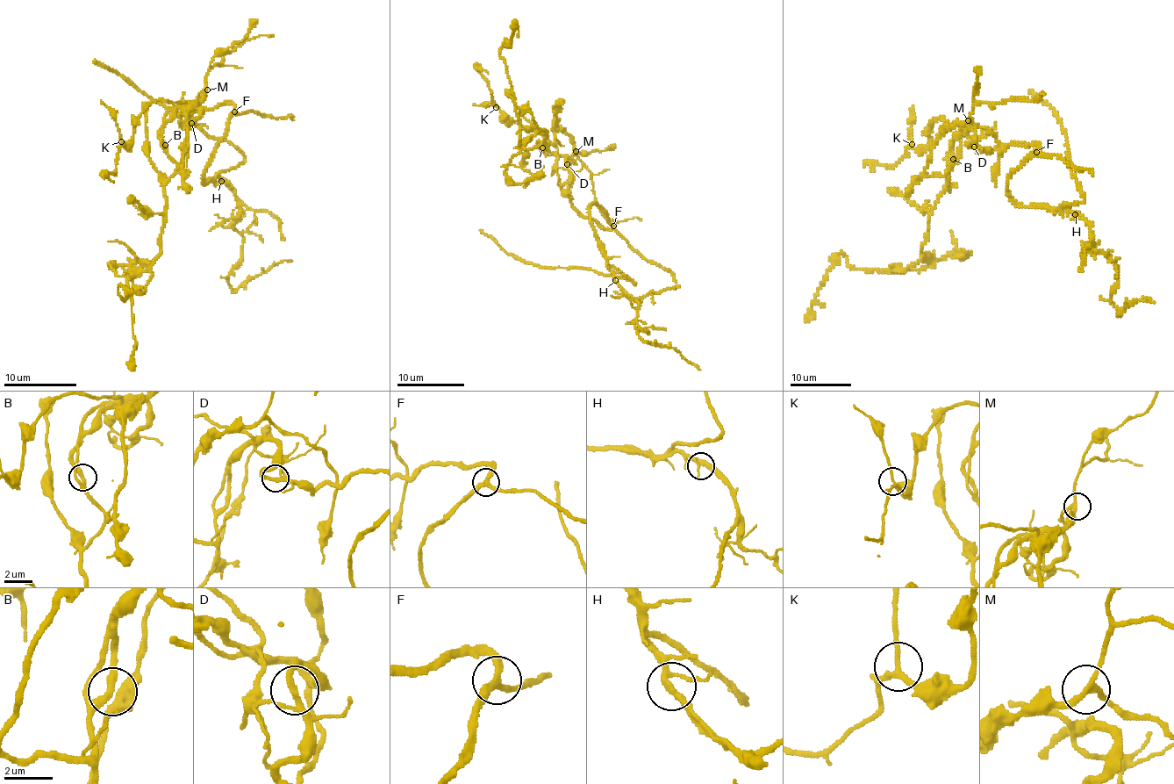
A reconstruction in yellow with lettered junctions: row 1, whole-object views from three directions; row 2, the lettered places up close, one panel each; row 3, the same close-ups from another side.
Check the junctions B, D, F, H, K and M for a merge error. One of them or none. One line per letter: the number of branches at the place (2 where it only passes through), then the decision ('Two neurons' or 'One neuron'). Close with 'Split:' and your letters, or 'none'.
B: Branches: 3. One neuron
D: Branches: 3. One neuron
F: Branches: 3. One neuron
H: Branches: 3. One neuron
K: Branches: 3. One neuron
M: Branches: 3. One neuron
Split: none

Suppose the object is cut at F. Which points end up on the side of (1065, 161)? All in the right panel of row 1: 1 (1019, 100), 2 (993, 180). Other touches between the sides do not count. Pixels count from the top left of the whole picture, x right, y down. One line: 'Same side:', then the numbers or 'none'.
Same side: none

